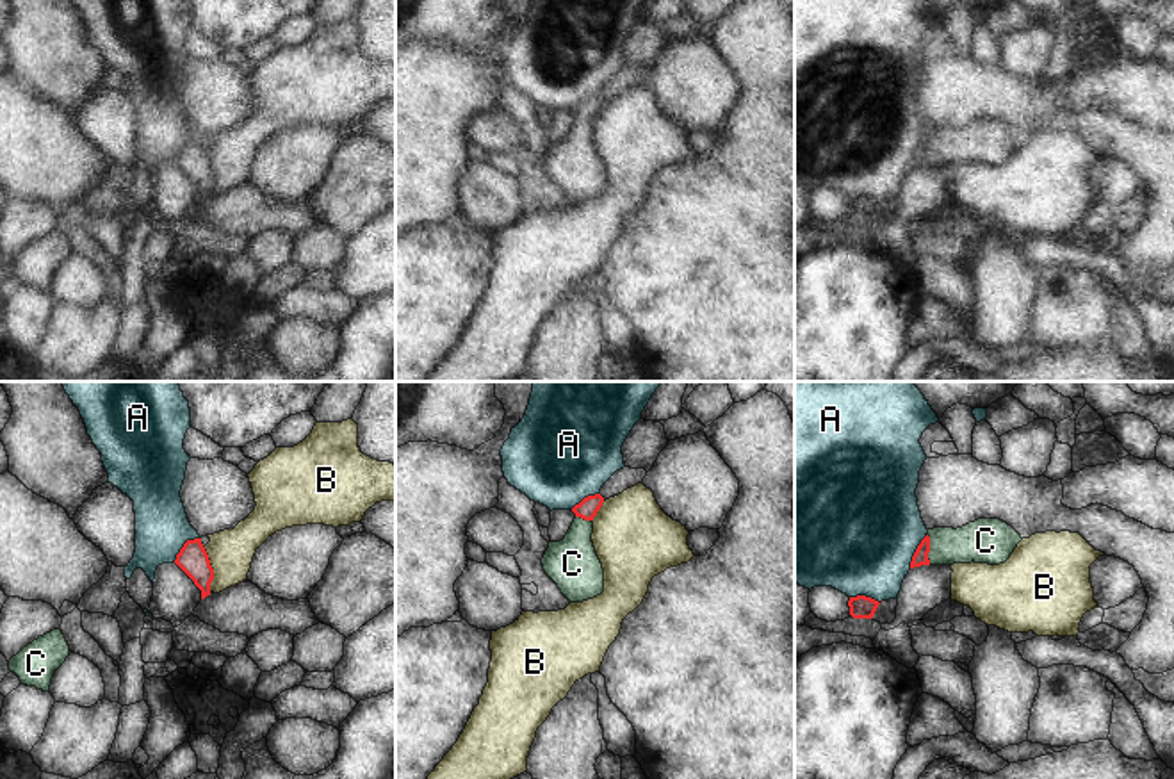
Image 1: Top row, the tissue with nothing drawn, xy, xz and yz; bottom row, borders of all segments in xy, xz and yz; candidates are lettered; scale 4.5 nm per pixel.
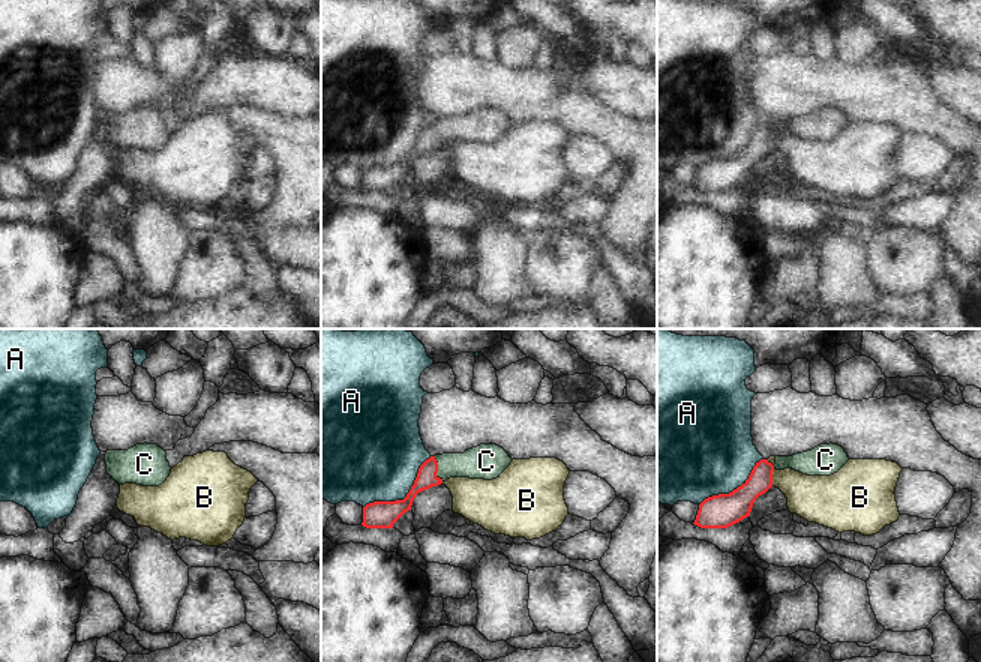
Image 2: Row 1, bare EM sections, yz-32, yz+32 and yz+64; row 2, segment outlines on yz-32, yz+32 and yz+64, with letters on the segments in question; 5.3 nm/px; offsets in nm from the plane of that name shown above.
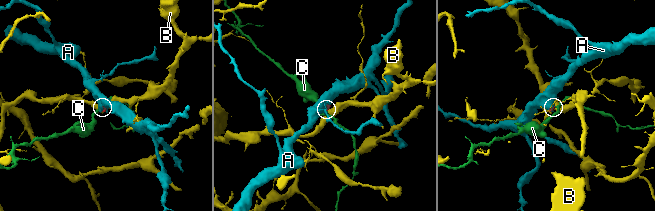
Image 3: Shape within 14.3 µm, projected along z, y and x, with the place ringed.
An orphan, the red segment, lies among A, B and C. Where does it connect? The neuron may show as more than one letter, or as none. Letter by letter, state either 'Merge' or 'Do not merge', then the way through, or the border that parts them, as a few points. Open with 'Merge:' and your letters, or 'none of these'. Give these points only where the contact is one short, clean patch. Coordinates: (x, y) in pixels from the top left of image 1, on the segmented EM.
Merge: C
A: Do not merge
B: Do not merge. Boundary: xy (203, 548), (212, 569), (211, 590)
C: Merge. Path across: yz (920, 557), (929, 549), (982, 541).

